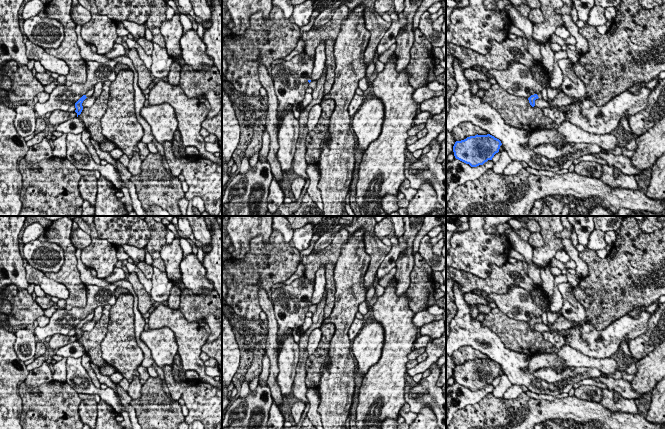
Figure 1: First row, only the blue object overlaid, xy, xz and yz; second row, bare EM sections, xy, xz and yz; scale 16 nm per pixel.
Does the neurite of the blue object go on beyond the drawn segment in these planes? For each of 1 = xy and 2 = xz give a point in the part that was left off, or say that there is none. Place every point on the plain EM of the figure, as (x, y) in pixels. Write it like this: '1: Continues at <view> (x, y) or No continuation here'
1: Continues at xy (89, 317)
2: Continues at xz (312, 308)

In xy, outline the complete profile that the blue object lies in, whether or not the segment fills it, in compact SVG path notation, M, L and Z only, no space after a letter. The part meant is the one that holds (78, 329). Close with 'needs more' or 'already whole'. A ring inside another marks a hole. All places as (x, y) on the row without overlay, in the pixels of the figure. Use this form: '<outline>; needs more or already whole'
M94 312L90 313L89 315L86 316L85 319L83 319L76 327L75 327L75 336L77 337L77 341L81 338L83 334L82 327L83 325L87 322L93 319Z; needs more

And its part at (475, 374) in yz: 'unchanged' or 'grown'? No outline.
unchanged

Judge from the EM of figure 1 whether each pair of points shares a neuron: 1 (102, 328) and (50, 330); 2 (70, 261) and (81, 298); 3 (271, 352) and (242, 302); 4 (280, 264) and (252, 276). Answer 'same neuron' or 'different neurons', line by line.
1: different neurons
2: same neuron
3: different neurons
4: same neuron

